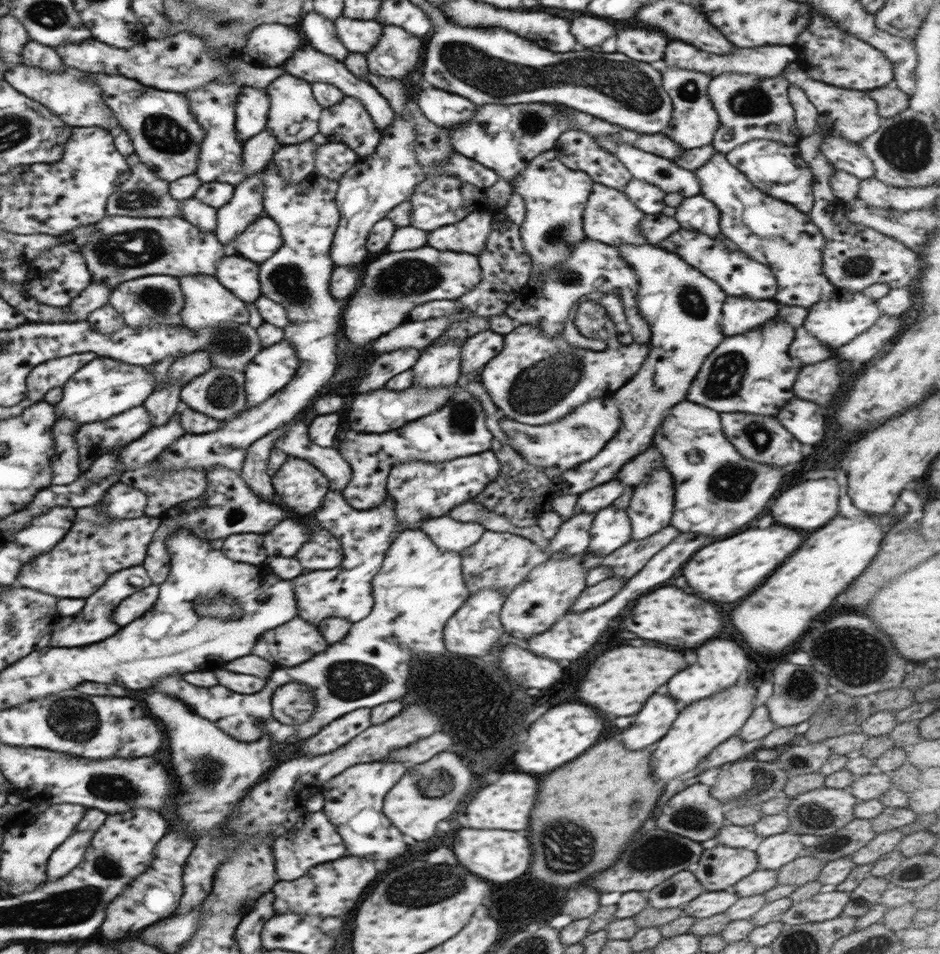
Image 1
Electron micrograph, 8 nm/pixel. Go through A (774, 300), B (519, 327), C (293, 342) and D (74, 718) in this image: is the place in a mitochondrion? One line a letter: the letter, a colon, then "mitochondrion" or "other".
A: other
B: other
C: other
D: mitochondrion

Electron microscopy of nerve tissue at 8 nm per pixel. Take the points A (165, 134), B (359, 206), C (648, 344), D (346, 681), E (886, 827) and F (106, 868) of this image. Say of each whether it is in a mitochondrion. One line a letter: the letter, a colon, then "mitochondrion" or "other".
A: mitochondrion
B: other
C: other
D: mitochondrion
E: other
F: mitochondrion

